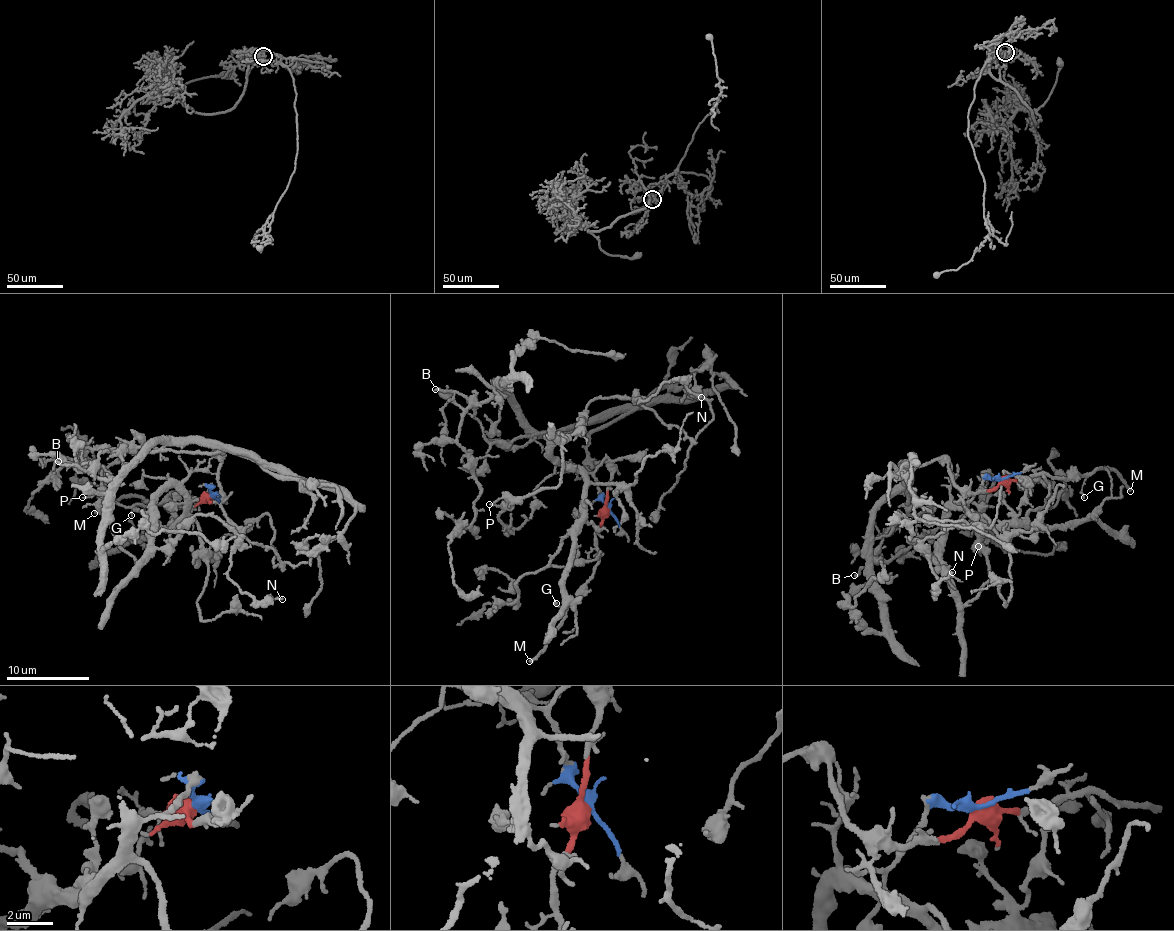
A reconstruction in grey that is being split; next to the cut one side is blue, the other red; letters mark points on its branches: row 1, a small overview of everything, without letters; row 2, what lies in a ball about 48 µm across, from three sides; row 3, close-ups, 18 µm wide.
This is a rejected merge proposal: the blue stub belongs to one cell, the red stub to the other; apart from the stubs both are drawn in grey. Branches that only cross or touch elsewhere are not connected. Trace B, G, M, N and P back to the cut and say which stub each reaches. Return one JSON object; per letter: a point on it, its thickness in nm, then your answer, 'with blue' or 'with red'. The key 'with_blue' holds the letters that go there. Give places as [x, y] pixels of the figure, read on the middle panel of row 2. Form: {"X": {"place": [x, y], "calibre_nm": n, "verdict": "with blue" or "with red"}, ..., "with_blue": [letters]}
{"B": {"place": [435, 389], "calibre_nm": 190, "verdict": "with red"}, "G": {"place": [556, 603], "calibre_nm": 120, "verdict": "with red"}, "M": {"place": [529, 661], "calibre_nm": 260, "verdict": "with red"}, "N": {"place": [701, 397], "calibre_nm": 190, "verdict": "with blue"}, "P": {"place": [489, 504], "calibre_nm": 100, "verdict": "with blue"}, "with_blue": ["N", "P"]}

